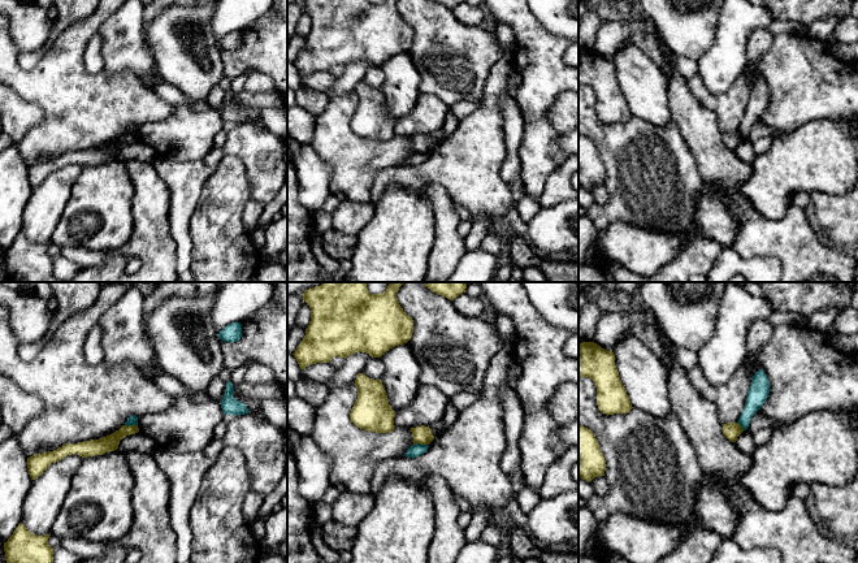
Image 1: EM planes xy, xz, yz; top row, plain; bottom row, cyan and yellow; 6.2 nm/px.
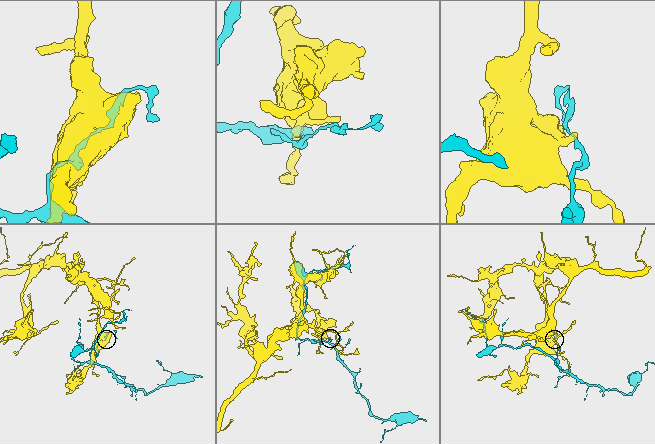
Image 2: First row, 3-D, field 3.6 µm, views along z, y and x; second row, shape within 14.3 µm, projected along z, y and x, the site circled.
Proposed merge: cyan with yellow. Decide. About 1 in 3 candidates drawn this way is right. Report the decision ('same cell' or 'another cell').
another cell

